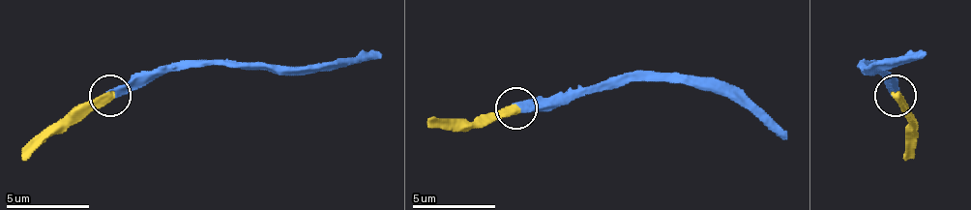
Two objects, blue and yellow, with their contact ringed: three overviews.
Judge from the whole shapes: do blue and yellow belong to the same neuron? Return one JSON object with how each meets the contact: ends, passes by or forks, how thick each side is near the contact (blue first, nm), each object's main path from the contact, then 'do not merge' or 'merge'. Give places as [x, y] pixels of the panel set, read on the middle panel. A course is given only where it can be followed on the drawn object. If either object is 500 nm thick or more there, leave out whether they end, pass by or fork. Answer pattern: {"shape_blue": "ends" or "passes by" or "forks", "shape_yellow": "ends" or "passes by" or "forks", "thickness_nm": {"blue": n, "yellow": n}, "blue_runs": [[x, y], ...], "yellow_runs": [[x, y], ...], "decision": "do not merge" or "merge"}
{"thickness_nm": {"blue": 500, "yellow": 500}, "blue_runs": [[514, 107], [548, 107], [569, 90], [606, 82], [727, 82], [785, 140]], "yellow_runs": [[514, 107], [426, 128]], "decision": "merge"}

